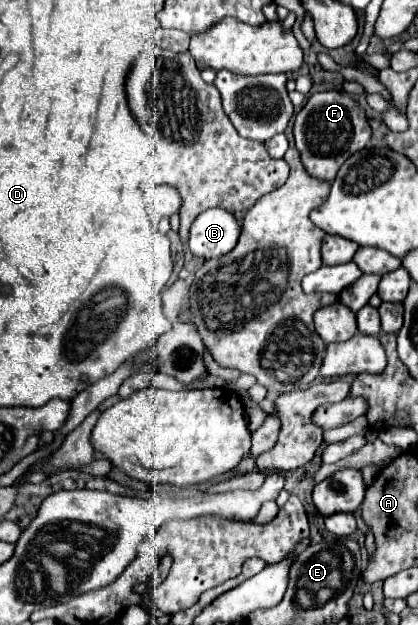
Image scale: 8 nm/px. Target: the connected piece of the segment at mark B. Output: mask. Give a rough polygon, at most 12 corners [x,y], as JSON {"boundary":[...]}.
{"boundary":[[206,210],[190,228],[196,258],[228,254],[240,238],[234,214]]}

